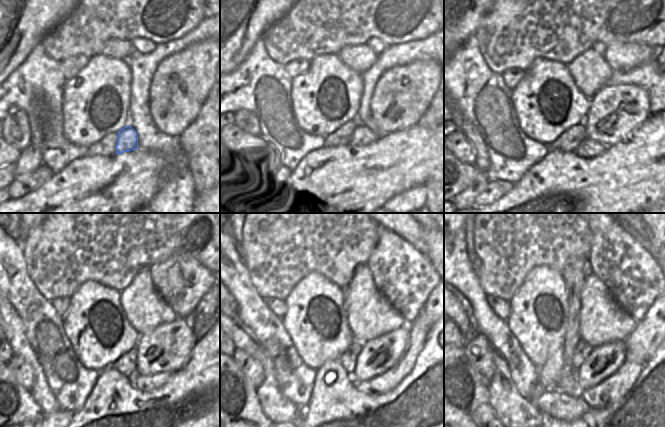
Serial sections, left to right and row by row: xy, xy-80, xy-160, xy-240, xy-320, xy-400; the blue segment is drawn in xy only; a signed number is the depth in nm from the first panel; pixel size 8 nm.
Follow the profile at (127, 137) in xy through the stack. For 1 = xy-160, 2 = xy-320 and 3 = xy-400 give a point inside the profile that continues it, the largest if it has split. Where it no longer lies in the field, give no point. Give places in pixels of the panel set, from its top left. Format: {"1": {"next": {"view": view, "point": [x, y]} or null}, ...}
{"1": {"next": {"view": "xy-160", "point": [588, 148]}}, "2": {"next": {"view": "xy-320", "point": [419, 329]}}, "3": {"next": {"view": "xy-400", "point": [610, 390]}}}

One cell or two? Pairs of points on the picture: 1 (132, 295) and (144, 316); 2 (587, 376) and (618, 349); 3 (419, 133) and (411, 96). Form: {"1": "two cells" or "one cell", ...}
{"1": "one cell", "2": "one cell", "3": "two cells"}

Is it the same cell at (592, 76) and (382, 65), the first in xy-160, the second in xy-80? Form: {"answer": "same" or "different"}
{"answer": "different"}

